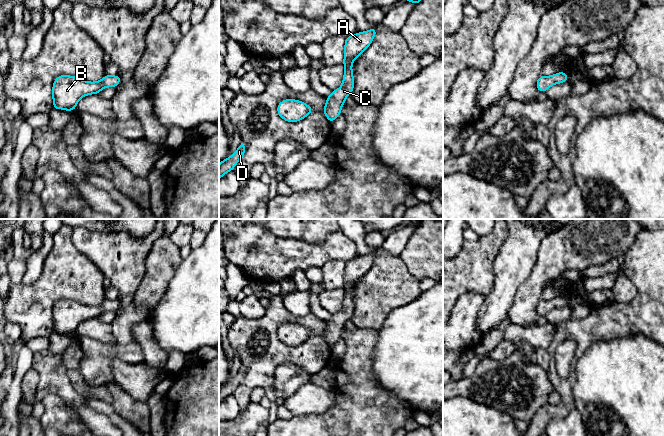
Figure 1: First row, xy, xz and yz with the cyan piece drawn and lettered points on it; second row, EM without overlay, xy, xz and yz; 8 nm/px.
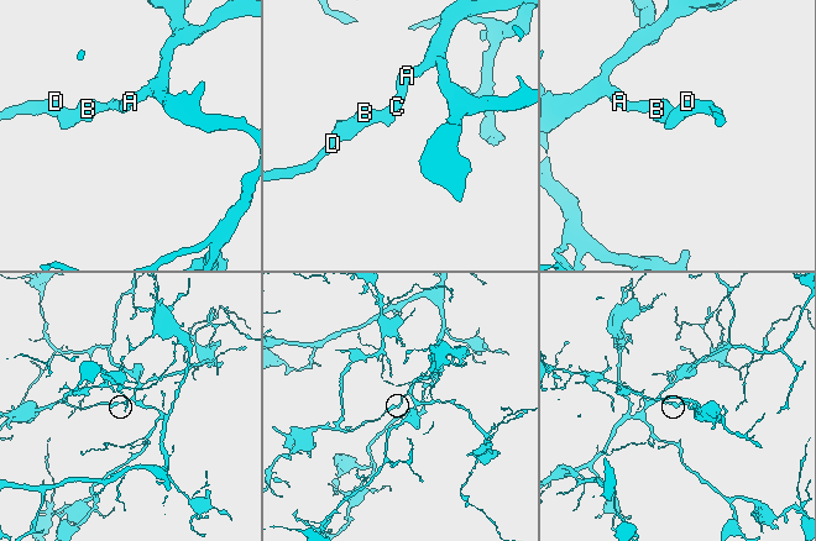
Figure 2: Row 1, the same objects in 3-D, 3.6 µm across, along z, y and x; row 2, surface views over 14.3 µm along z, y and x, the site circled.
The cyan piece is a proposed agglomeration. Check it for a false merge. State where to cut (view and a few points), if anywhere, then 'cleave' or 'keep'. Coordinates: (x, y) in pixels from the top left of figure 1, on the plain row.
cut none; keep

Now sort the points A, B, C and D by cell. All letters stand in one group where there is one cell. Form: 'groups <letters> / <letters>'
groups A B C D

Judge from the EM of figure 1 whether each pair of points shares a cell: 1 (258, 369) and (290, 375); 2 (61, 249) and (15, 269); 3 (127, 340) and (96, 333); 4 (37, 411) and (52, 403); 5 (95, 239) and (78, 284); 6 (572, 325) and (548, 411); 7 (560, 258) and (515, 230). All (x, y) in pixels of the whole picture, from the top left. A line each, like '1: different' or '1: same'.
1: different
2: different
3: different
4: different
5: different
6: same
7: different

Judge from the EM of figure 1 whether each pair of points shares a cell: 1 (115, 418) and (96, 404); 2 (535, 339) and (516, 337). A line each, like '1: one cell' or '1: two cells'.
1: one cell
2: one cell

